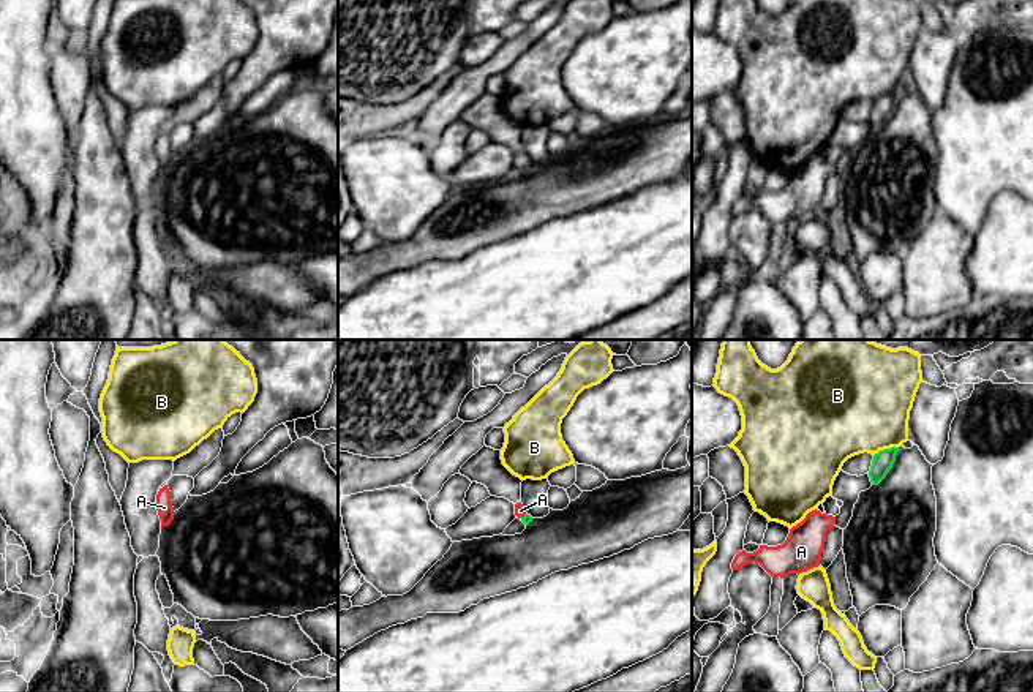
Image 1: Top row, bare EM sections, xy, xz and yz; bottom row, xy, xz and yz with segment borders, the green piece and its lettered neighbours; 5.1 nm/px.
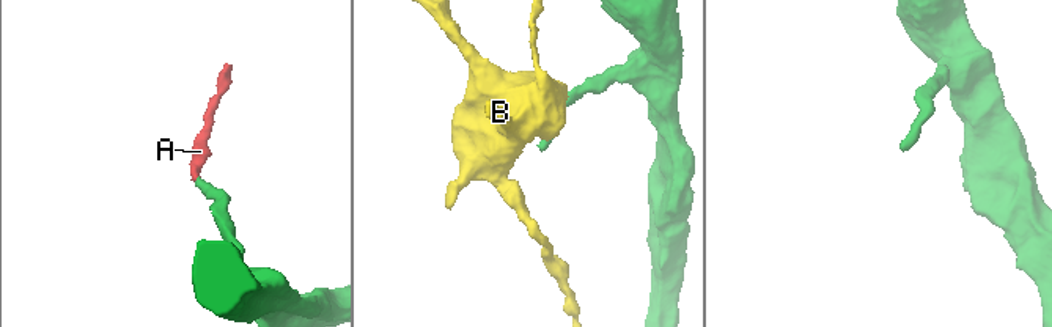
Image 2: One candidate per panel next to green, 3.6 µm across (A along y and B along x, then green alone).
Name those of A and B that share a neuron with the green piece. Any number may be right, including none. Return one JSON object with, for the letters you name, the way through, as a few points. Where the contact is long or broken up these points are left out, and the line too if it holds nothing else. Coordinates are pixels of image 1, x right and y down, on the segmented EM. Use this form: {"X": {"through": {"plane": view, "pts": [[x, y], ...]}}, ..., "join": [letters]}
{"A": {"through": {"plane": "xz", "pts": [[526, 518], [525, 515], [520, 511]]}}, "join": ["A"]}

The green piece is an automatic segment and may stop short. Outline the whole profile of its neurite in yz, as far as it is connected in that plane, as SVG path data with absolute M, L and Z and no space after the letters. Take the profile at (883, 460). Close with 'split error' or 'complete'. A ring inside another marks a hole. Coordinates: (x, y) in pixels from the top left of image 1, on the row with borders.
M891 447L880 450L878 453L873 455L872 466L869 471L872 485L878 485L886 477L886 474L889 472L889 469L896 461L897 452L899 447Z; complete

